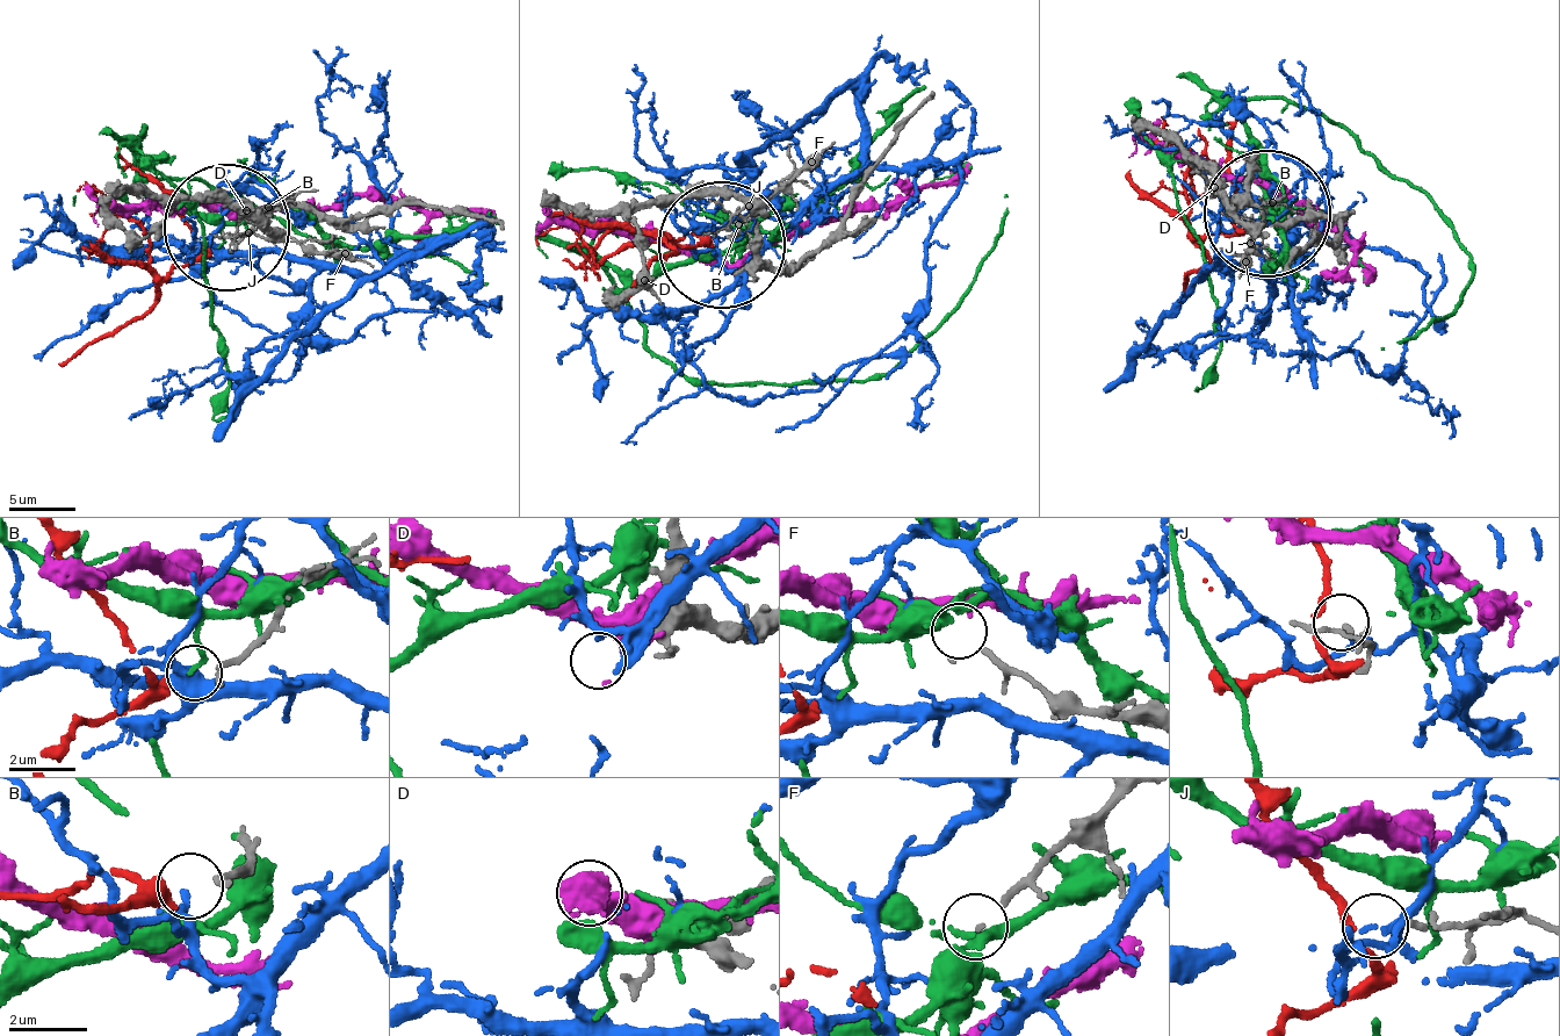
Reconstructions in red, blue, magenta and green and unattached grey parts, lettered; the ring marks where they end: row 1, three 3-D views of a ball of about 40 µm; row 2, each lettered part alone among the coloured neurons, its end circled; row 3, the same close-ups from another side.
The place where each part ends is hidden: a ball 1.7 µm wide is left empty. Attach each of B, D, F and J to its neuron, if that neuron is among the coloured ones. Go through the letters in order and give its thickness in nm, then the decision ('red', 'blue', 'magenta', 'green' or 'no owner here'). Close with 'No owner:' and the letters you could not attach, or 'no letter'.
B: calibre 190 nm; red
D: calibre 200 nm; no owner here
F: calibre 50 nm; green
J: calibre 100 nm; no owner here
No owner: D, J

